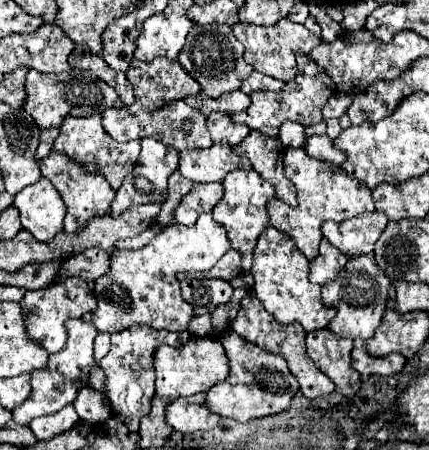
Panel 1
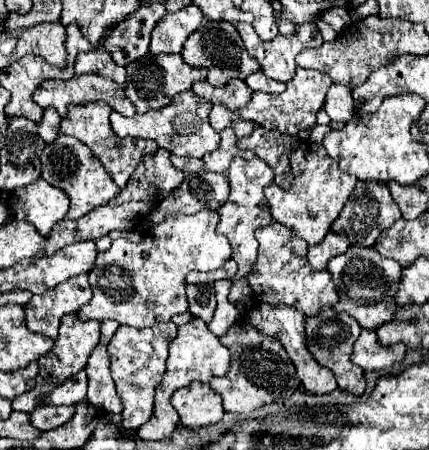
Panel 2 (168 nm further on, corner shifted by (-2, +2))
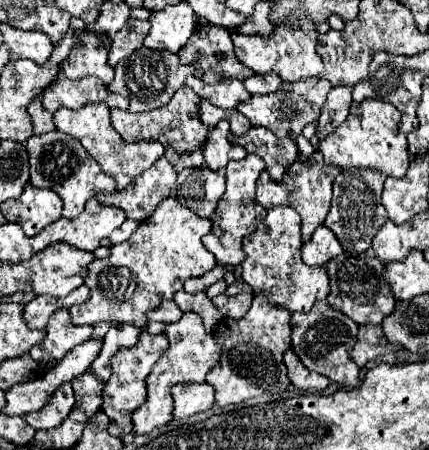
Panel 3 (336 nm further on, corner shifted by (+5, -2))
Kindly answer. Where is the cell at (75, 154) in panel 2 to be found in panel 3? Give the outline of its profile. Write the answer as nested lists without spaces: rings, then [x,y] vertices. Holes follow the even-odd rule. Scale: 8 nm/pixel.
[[[50,131],[44,135],[32,135],[26,141],[28,161],[30,161],[30,183],[34,187],[46,187],[60,195],[64,201],[64,217],[74,219],[84,211],[84,205],[90,197],[100,191],[114,191],[116,181],[112,175],[104,173],[100,165],[88,155],[88,151],[70,135],[60,131]]]

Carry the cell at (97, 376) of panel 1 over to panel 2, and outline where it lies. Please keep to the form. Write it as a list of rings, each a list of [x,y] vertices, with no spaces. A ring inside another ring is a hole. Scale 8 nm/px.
[[[117,321],[101,323],[101,341],[93,349],[93,353],[85,365],[85,373],[89,379],[87,399],[91,401],[91,405],[95,405],[107,413],[121,413],[121,409],[123,409],[119,395],[115,393],[113,379],[109,377],[109,355],[107,355],[107,345],[109,345],[113,333],[117,331],[117,327],[119,327]]]

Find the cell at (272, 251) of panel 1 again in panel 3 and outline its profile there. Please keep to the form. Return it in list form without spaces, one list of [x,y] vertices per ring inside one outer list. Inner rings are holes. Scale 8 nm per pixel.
[[[272,207],[272,209],[268,209],[268,215],[258,225],[256,233],[250,233],[242,241],[242,249],[246,253],[246,259],[242,261],[242,279],[244,279],[244,283],[252,287],[254,295],[264,295],[274,305],[286,307],[288,311],[308,313],[312,309],[314,301],[322,301],[322,299],[328,297],[330,285],[328,285],[326,267],[308,267],[300,257],[300,247],[302,247],[300,215],[290,207]]]

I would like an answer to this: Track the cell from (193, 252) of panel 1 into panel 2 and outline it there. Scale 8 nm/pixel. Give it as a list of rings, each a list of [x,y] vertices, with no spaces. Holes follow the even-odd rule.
[[[205,209],[195,215],[167,217],[163,223],[151,227],[141,243],[115,239],[109,251],[97,255],[95,267],[89,273],[93,299],[77,315],[83,321],[115,319],[121,325],[143,329],[189,311],[185,275],[189,271],[215,271],[231,257],[227,237],[215,231],[217,221],[217,211]]]

